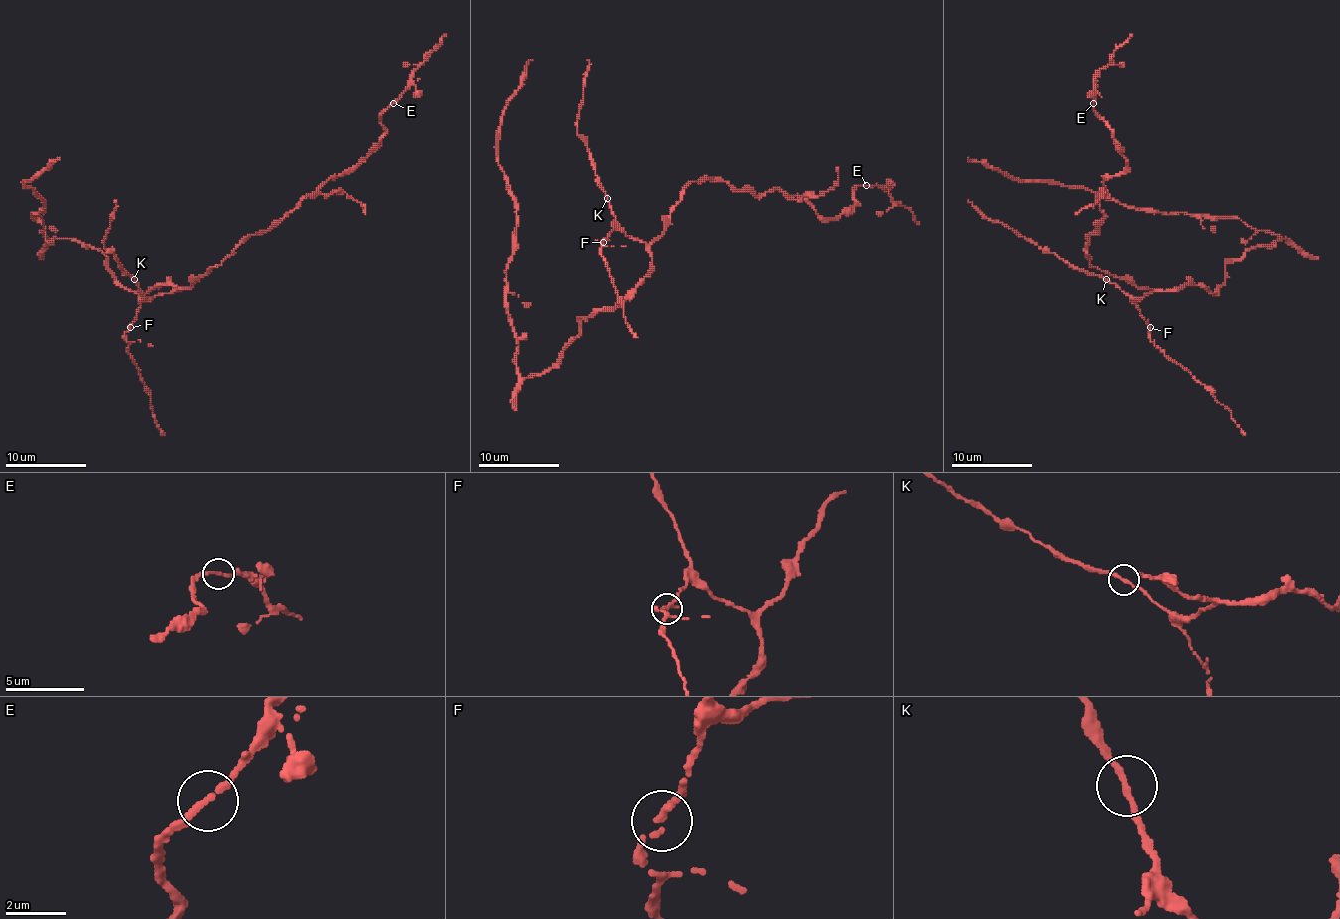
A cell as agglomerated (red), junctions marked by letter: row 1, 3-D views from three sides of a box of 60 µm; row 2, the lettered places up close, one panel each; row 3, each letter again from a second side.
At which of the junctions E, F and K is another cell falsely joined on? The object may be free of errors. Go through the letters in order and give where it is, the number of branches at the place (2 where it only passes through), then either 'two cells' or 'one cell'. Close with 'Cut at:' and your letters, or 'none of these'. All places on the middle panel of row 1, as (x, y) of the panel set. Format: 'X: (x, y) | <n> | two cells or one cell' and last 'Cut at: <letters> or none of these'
E: (866, 185) | 2 | one cell
F: (603, 242) | 2 | two cells
K: (607, 198) | 2 | one cell
Cut at: F

